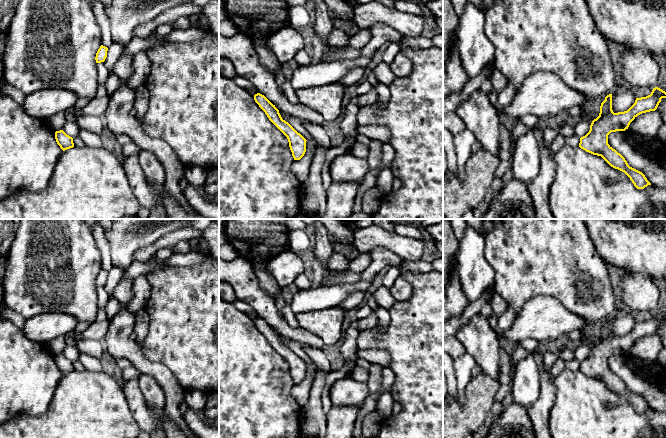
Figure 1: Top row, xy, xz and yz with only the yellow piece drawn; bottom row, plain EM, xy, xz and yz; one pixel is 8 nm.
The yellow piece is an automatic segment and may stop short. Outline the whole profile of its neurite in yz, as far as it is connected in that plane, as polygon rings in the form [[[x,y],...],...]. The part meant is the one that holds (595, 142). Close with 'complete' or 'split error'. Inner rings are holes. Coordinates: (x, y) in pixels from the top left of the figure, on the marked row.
[[[655,87],[650,95],[636,98],[627,111],[614,113],[612,94],[607,95],[601,103],[599,116],[590,125],[589,132],[580,138],[579,147],[601,156],[611,167],[624,172],[637,189],[651,185],[642,172],[630,167],[625,158],[608,144],[608,135],[611,132],[625,131],[638,115],[655,111],[662,98],[666,98],[666,92]]] | complete

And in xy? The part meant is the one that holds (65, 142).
[[[63,130],[55,132],[55,139],[63,151],[74,147],[73,138],[67,135]]] | complete

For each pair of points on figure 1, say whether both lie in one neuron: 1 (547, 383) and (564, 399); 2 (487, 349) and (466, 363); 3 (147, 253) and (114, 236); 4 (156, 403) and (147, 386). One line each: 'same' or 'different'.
1: different
2: different
3: different
4: same

